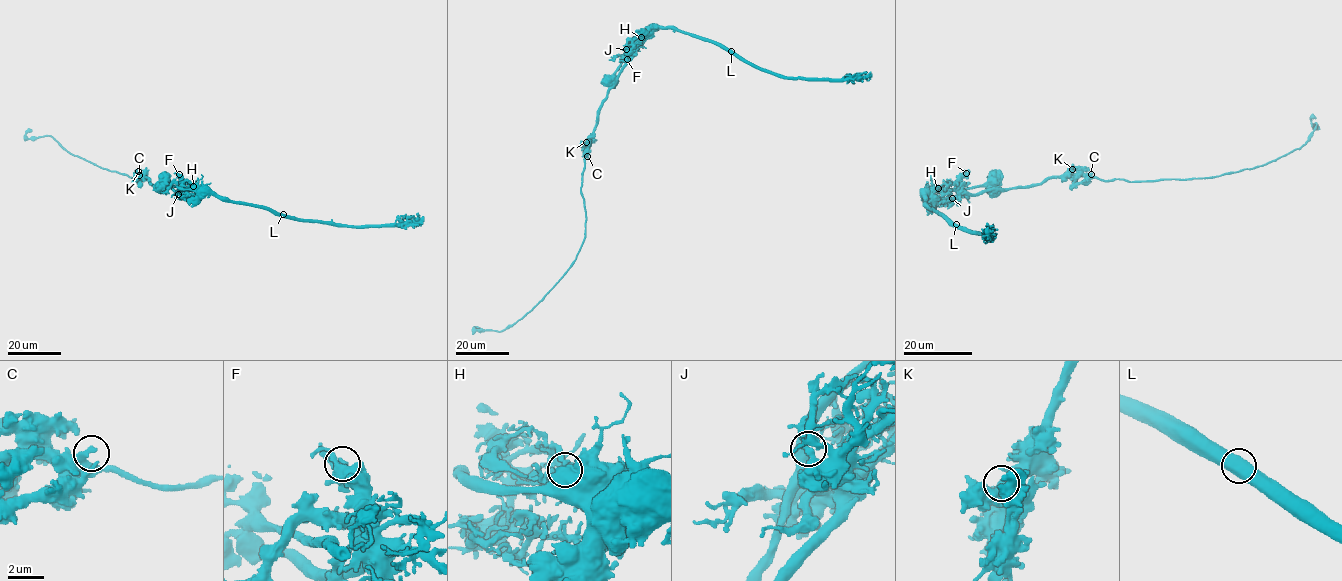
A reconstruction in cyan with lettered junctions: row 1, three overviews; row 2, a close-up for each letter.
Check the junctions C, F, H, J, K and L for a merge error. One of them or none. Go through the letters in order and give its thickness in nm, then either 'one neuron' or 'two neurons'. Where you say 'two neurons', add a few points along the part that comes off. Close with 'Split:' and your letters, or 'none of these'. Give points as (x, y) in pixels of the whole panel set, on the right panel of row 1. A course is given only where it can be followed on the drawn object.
C: 460 nm thick; one neuron
F: 280 nm thick; one neuron
H: 320 nm thick; two neurons; foreign part runs (937, 188), (956, 183), (978, 194), (1073, 175), (1131, 182), (1223, 175), (1298, 149), (1314, 131), (1314, 115)
J: 300 nm thick; one neuron
K: 360 nm thick; one neuron
L: 550 nm thick; one neuron
Split: H

